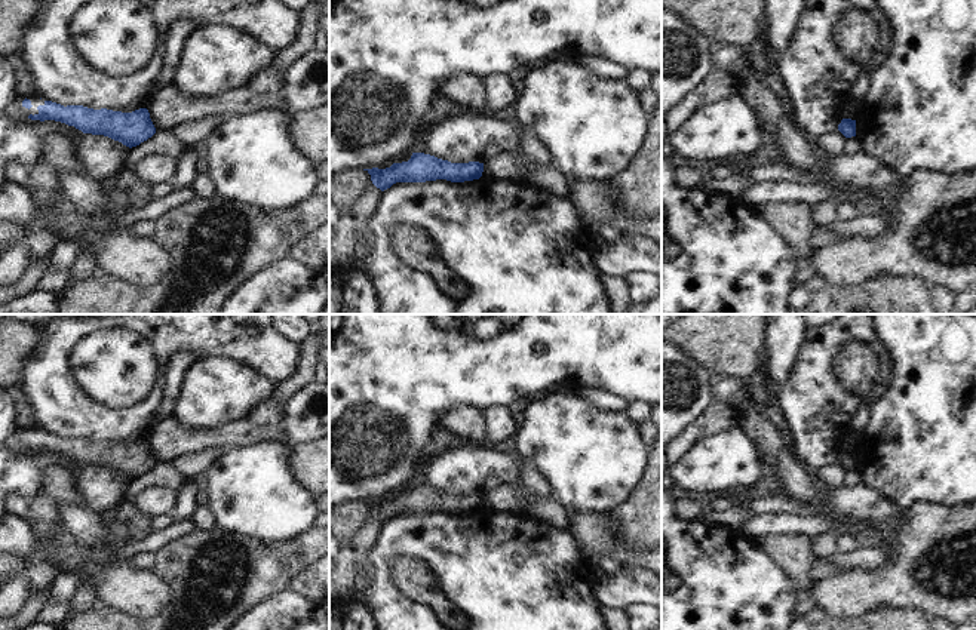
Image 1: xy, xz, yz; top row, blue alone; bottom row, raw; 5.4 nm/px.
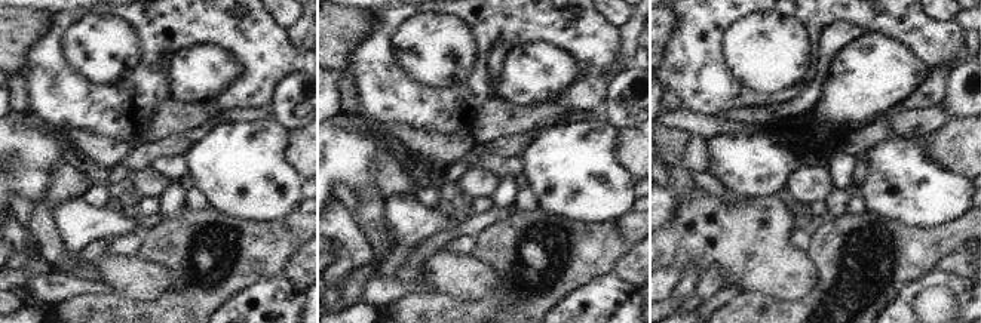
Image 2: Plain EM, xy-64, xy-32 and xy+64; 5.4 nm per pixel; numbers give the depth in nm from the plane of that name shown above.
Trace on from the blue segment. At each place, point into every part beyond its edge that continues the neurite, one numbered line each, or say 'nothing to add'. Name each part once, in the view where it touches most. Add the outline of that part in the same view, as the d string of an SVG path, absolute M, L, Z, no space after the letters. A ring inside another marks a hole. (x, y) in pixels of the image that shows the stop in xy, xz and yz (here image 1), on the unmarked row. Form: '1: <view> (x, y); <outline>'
nothing to add

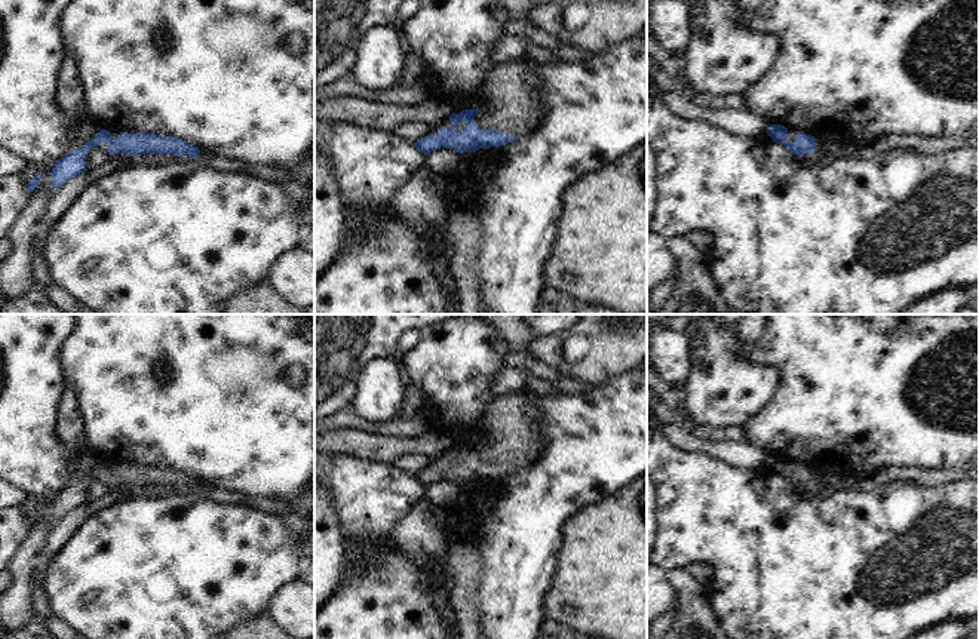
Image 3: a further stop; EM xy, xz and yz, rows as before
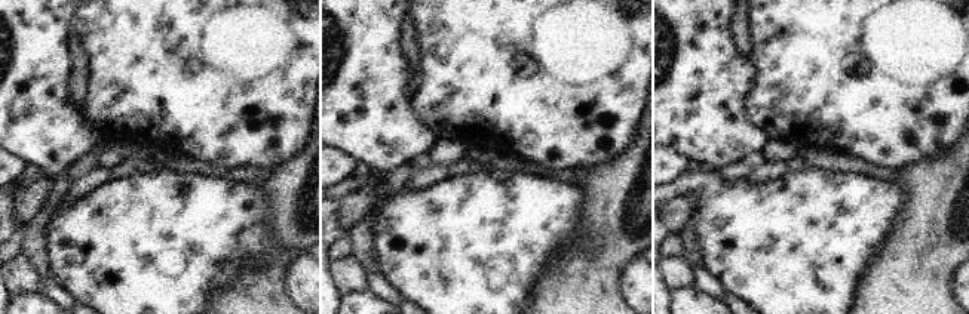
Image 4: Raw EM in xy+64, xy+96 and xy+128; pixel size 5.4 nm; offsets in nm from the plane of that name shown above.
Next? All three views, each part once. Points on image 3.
1: xz (509, 435); M524 394L492 399L479 420L478 436L481 443L473 454L481 461L494 461L513 469L530 464L544 446Z

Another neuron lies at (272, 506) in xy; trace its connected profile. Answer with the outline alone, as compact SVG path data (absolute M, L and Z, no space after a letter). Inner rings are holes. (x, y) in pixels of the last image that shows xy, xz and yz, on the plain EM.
M246 495L245 507L252 507L261 513L270 516L285 516L289 511L289 507L285 501L279 498L266 498L264 504L260 504L260 498Z

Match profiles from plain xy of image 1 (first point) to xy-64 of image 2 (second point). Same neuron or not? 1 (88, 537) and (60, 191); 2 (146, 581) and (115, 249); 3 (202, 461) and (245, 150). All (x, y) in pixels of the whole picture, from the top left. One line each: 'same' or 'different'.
1: different
2: different
3: different

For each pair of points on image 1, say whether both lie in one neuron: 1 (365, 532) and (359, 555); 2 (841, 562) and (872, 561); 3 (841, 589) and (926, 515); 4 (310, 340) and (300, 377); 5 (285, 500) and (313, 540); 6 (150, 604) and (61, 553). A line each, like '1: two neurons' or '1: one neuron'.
1: one neuron
2: one neuron
3: one neuron
4: one neuron
5: two neurons
6: one neuron

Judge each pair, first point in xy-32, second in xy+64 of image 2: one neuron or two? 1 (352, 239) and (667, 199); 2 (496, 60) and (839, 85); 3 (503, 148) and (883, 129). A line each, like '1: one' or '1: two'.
1: one
2: two
3: one

